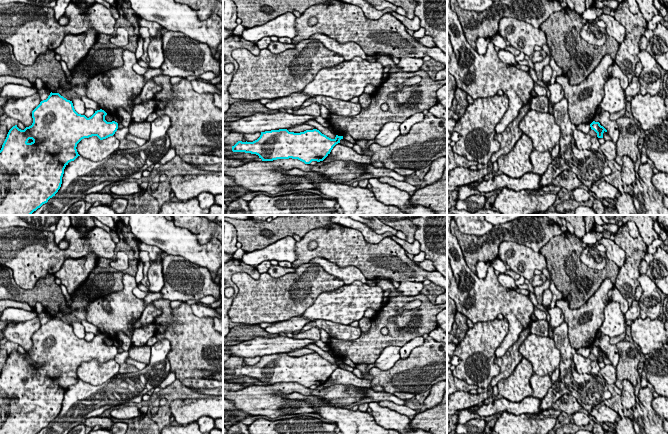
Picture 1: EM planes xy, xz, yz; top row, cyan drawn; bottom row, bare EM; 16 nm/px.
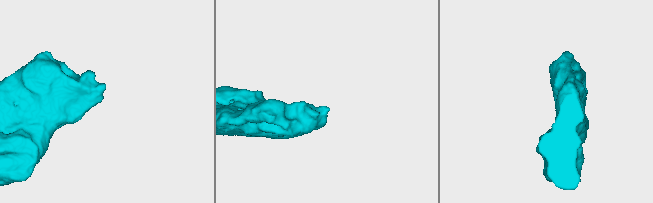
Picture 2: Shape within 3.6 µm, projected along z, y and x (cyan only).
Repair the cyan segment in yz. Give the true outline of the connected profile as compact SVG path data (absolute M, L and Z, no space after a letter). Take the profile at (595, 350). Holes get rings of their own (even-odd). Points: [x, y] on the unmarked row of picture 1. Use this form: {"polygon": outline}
{"polygon": "M593 345L590 348L590 351L597 357L598 362L603 362L603 357L607 356L607 354L603 350L601 350L599 346Z"}

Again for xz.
{"polygon": "M279 353L261 356L260 361L253 366L238 365L232 370L232 375L256 378L262 385L292 382L298 383L305 388L310 388L312 385L323 385L330 378L333 371L340 367L341 363L343 363L343 360L338 359L334 363L331 363L317 353L306 354L300 357L289 356L287 353Z"}

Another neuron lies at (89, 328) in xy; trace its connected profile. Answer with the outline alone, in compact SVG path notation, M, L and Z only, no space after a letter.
M87 320L81 321L81 324L84 326L86 333L93 333L95 335L100 334L100 330L95 325L89 323Z

